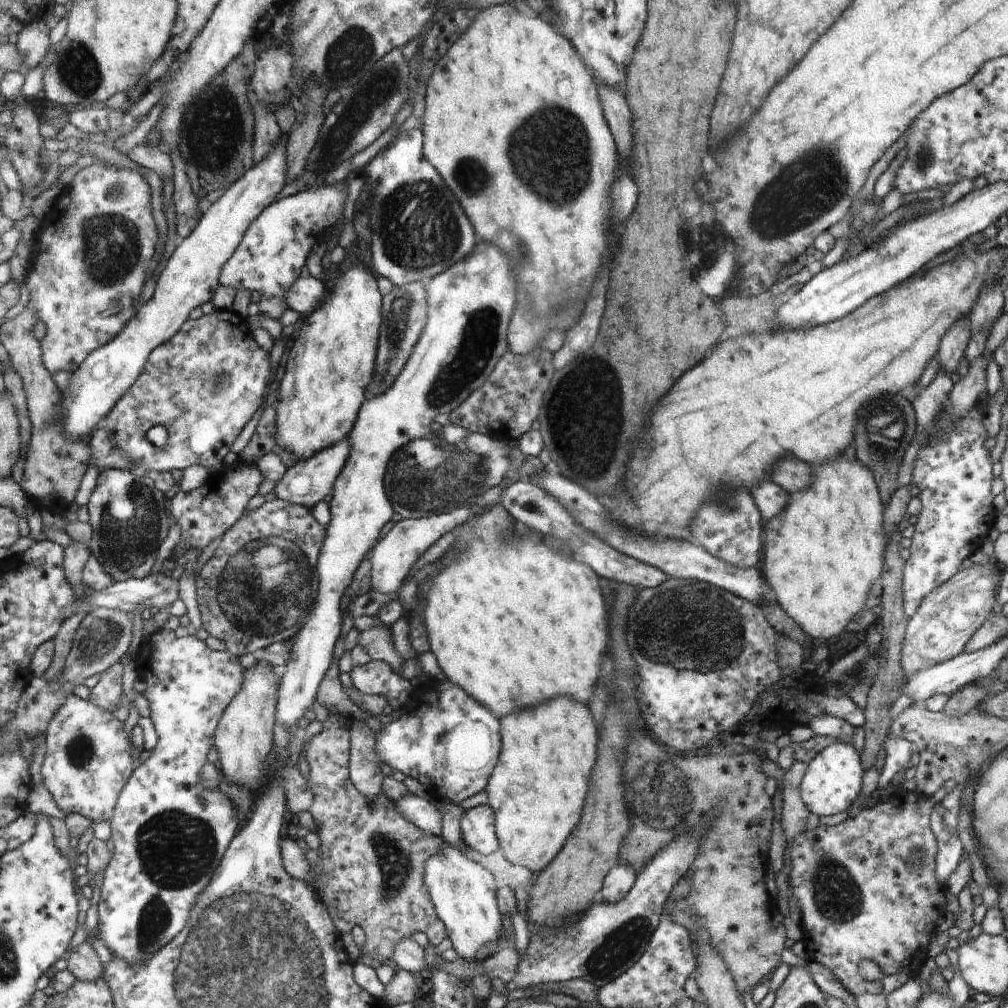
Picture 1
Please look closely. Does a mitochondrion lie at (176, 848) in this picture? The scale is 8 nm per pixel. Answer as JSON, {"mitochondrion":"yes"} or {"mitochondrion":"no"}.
{"mitochondrion":"yes"}

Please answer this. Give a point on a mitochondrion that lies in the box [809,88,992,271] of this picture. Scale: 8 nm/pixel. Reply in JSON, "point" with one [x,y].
{"point":[923,157]}

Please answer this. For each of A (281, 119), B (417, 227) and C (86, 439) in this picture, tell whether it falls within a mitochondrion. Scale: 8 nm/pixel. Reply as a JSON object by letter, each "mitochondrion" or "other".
{"A":"other","B":"mitochondrion","C":"other"}

